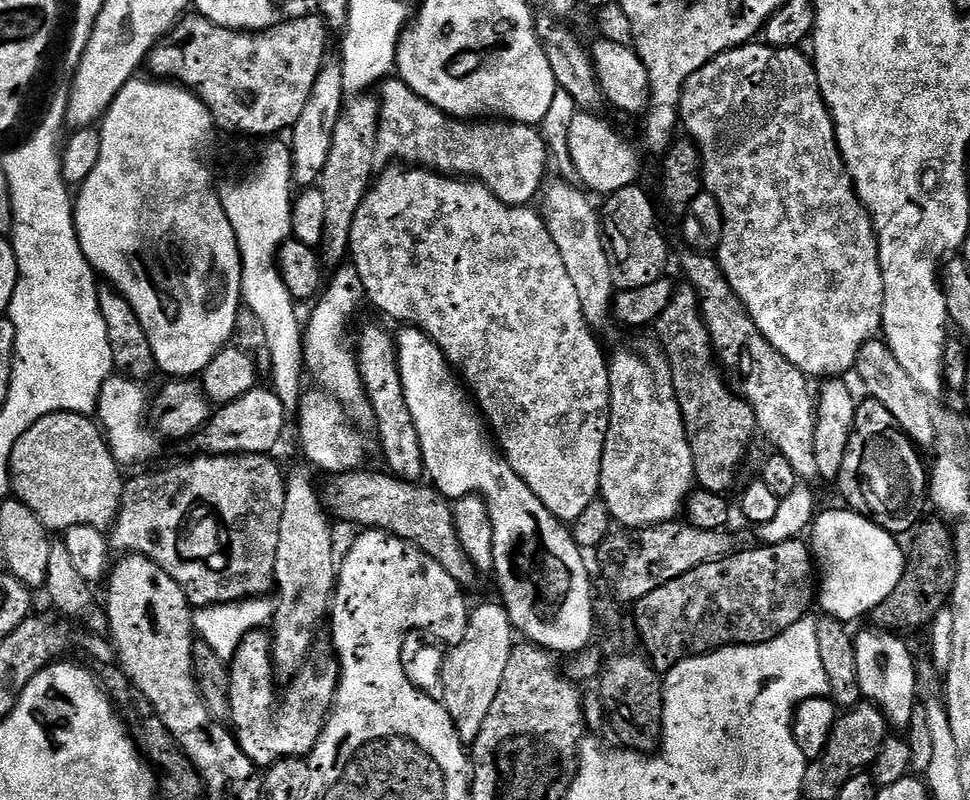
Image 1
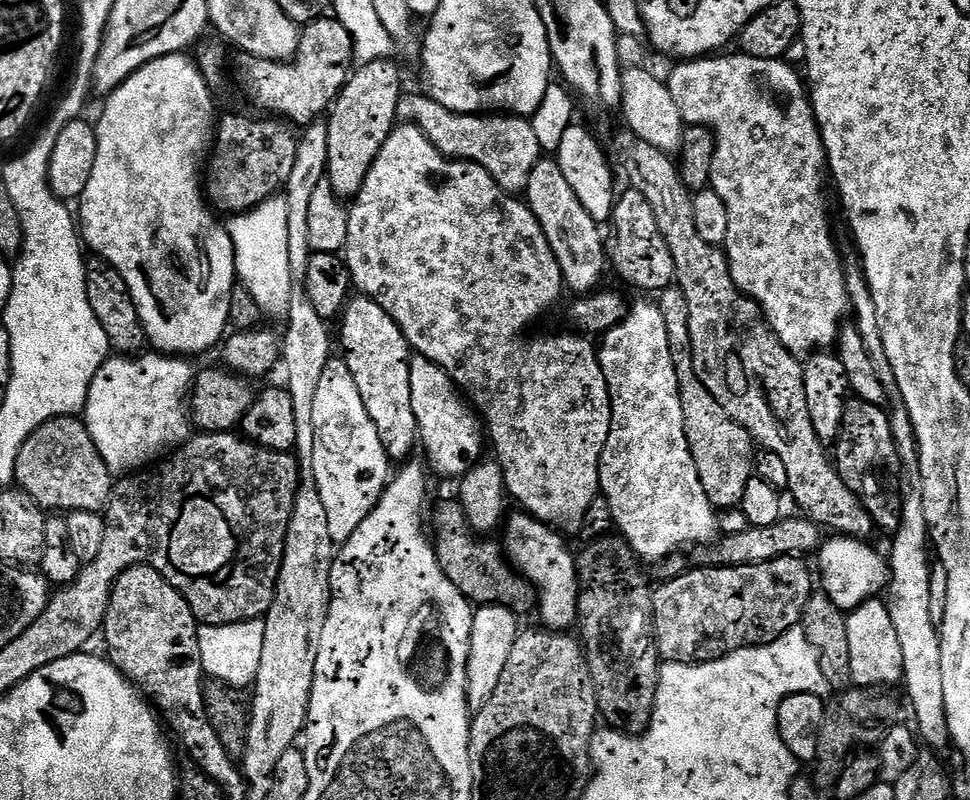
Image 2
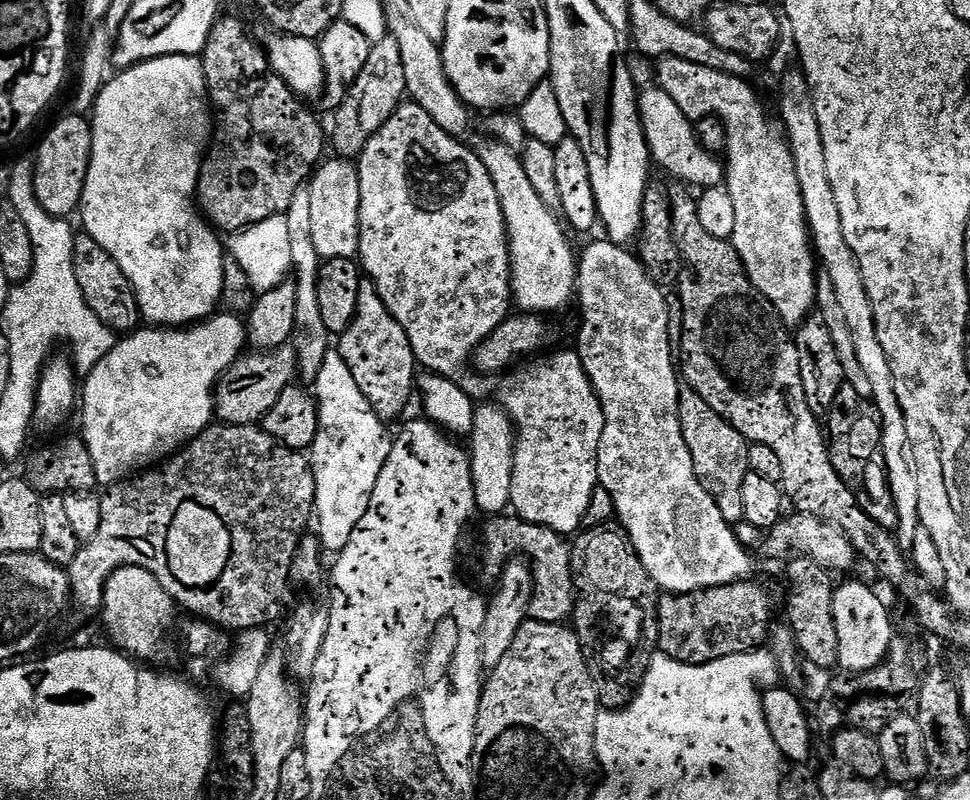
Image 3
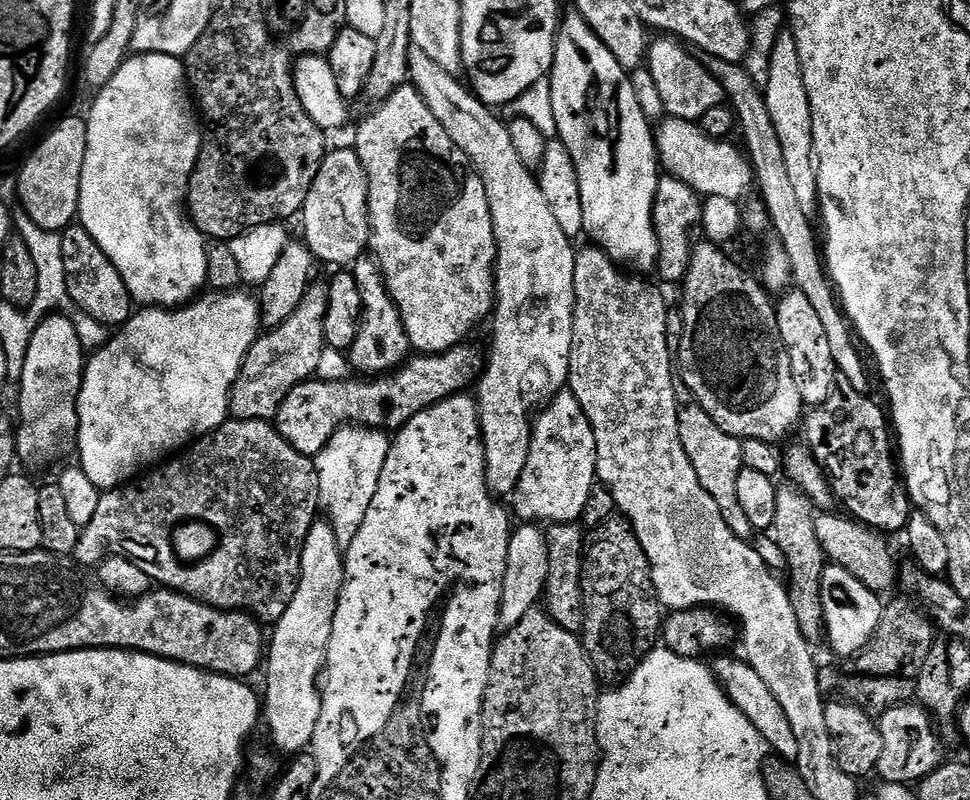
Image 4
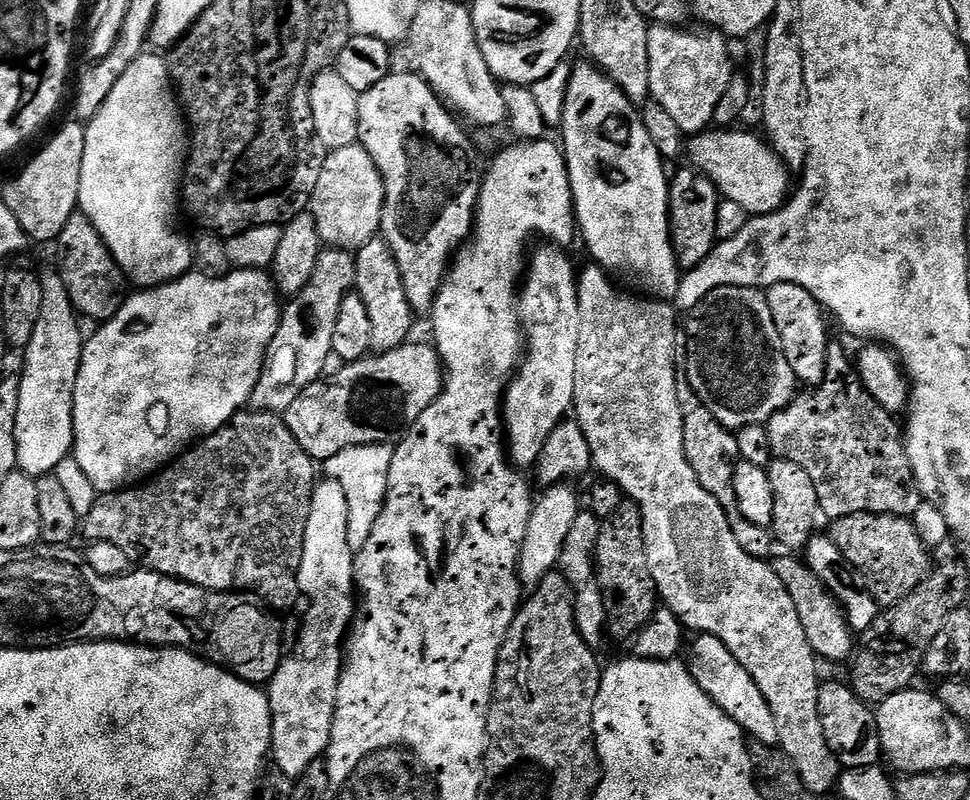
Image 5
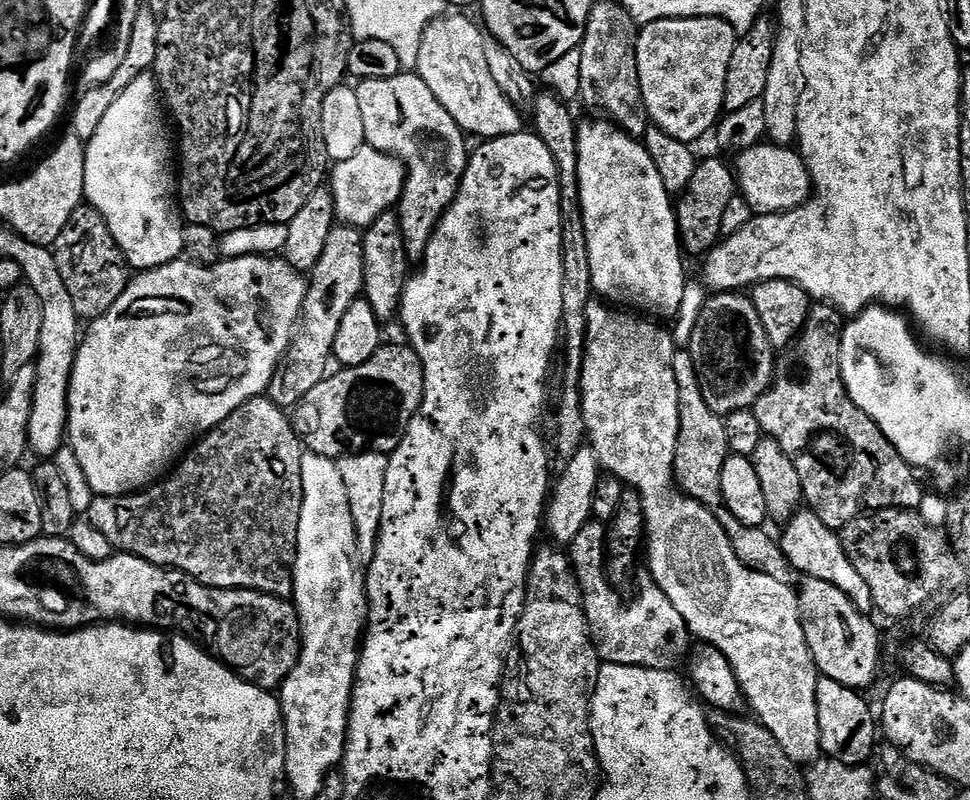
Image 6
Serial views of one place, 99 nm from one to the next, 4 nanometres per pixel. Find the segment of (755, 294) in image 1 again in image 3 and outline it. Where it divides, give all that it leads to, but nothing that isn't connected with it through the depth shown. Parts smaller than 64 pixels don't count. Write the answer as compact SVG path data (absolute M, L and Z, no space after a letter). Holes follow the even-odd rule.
M667 57L659 61L656 69L656 80L659 87L666 90L666 94L670 94L670 98L674 98L674 102L678 102L678 106L682 110L682 114L686 114L689 120L695 122L700 120L703 116L718 116L721 122L728 128L729 141L736 142L736 140L744 140L744 192L738 190L732 192L734 198L734 234L731 238L731 244L738 254L738 258L742 262L742 266L748 275L748 281L756 287L765 298L774 306L774 310L780 317L783 318L785 324L789 326L799 326L813 315L816 308L816 281L818 279L818 261L815 251L812 247L812 234L808 230L808 219L806 218L806 210L804 209L804 202L802 200L802 190L798 186L798 174L794 168L794 158L792 151L788 145L787 139L782 138L779 131L772 129L772 124L768 121L768 116L764 113L764 104L760 101L760 96L754 89L748 85L749 81L742 76L727 76L718 70L710 70L706 66L694 66L694 62L686 62L682 58Z

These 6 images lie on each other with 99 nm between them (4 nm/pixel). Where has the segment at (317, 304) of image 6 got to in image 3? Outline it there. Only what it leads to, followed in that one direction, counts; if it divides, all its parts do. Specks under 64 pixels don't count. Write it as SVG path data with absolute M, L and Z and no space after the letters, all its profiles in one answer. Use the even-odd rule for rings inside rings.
M291 343L284 344L275 352L241 354L216 382L215 419L222 424L259 425L266 413L274 407L274 402L278 402L282 390L293 387L297 376L296 350Z

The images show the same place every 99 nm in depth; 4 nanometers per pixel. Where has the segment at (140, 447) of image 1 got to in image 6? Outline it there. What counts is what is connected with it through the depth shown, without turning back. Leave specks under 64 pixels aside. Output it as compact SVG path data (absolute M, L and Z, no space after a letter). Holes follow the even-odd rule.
M272 254L224 258L219 264L211 266L189 264L187 260L181 258L161 268L149 268L133 275L122 298L118 298L118 302L114 302L114 306L110 306L110 310L106 310L102 318L87 325L88 333L85 334L84 341L82 339L79 341L68 387L66 440L74 450L74 454L78 454L78 462L82 462L82 470L86 473L86 482L90 482L92 495L131 496L134 492L143 492L144 489L152 487L197 440L203 437L204 433L219 426L231 412L238 410L238 406L242 406L247 400L265 395L270 382L276 376L276 369L280 367L292 346L300 323L300 313L304 310L304 295L307 292L305 277L290 267L287 260Z

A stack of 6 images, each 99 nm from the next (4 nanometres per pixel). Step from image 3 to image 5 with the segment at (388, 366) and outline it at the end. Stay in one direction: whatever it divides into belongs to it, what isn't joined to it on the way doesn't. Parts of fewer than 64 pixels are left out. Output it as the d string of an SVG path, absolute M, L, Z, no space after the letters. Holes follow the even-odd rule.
M382 238L366 242L366 246L355 249L356 282L355 295L366 302L366 310L370 317L370 342L372 352L379 354L389 352L398 346L409 343L412 332L414 313L406 298L406 286L402 286L402 274L398 270L398 262L394 262L394 254L390 246Z

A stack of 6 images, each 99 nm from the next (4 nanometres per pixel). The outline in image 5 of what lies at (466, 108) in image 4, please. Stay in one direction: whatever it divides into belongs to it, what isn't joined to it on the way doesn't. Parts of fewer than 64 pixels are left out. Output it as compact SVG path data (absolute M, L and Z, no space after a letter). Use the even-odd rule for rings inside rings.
M556 246L544 247L548 248L540 248L536 253L534 253L535 251L531 253L526 264L526 275L523 277L522 287L518 292L518 311L522 331L526 337L526 351L523 353L519 368L516 369L516 375L509 379L502 397L502 428L506 433L506 455L509 461L520 470L525 470L524 468L535 469L536 464L540 461L542 450L546 446L546 438L550 438L552 431L573 411L572 403L574 402L574 358L578 358L578 326L580 325L578 322L578 290L576 289L578 272L575 267L572 269L572 264L568 261L567 254L564 253L567 251Z

